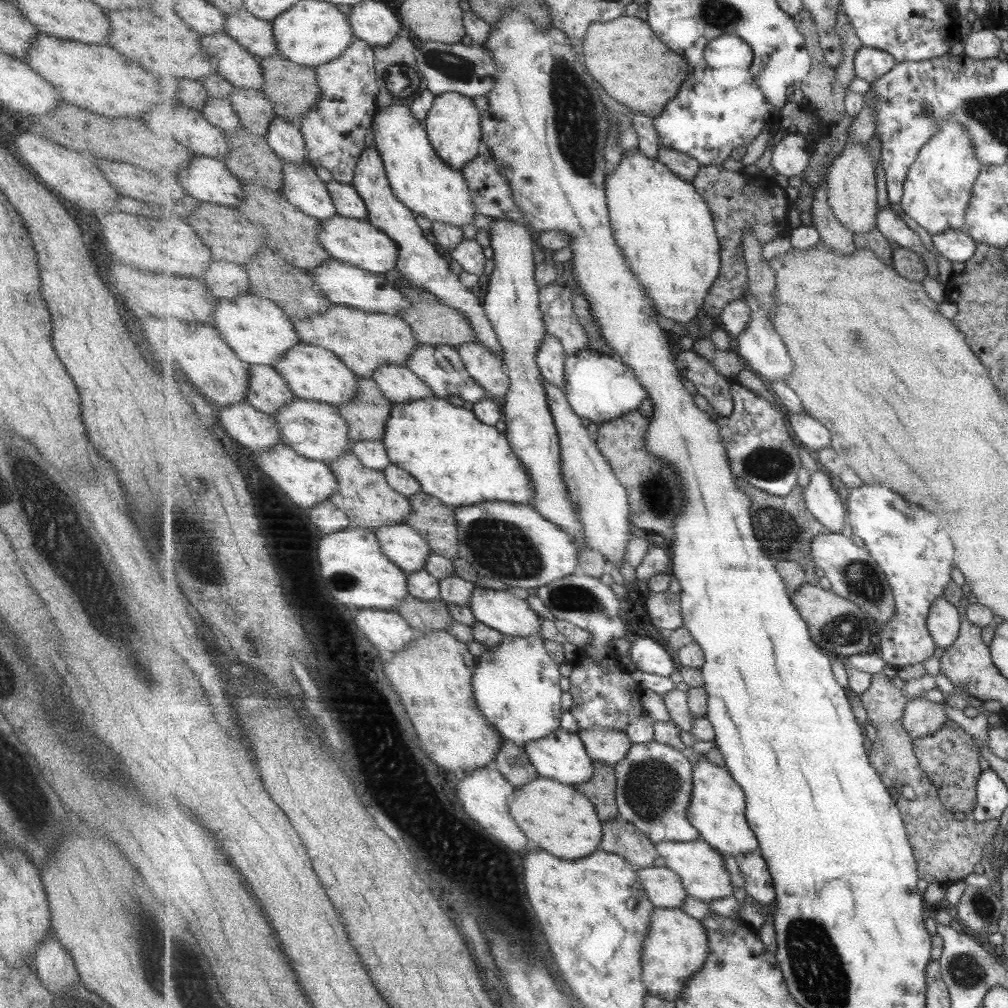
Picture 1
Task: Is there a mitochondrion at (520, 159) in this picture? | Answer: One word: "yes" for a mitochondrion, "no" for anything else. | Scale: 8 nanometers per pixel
no

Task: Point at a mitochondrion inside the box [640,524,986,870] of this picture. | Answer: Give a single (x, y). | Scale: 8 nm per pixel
(862, 579)

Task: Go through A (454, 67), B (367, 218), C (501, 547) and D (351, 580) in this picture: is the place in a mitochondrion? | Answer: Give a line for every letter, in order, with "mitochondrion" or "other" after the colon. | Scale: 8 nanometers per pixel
A: mitochondrion
B: other
C: mitochondrion
D: mitochondrion

